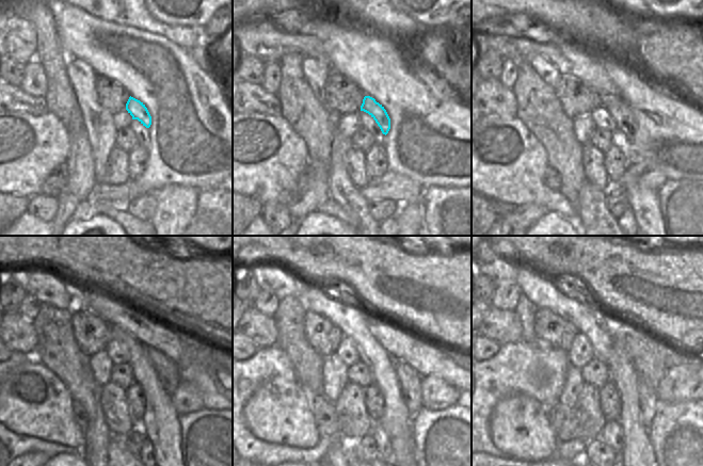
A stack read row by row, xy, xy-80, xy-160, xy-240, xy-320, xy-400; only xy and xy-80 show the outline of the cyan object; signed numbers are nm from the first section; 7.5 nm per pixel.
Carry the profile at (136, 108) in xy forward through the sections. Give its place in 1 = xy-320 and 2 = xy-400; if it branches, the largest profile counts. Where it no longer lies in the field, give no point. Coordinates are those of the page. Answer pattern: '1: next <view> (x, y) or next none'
1: next xy-320 (410, 381)
2: next xy-400 (648, 396)

